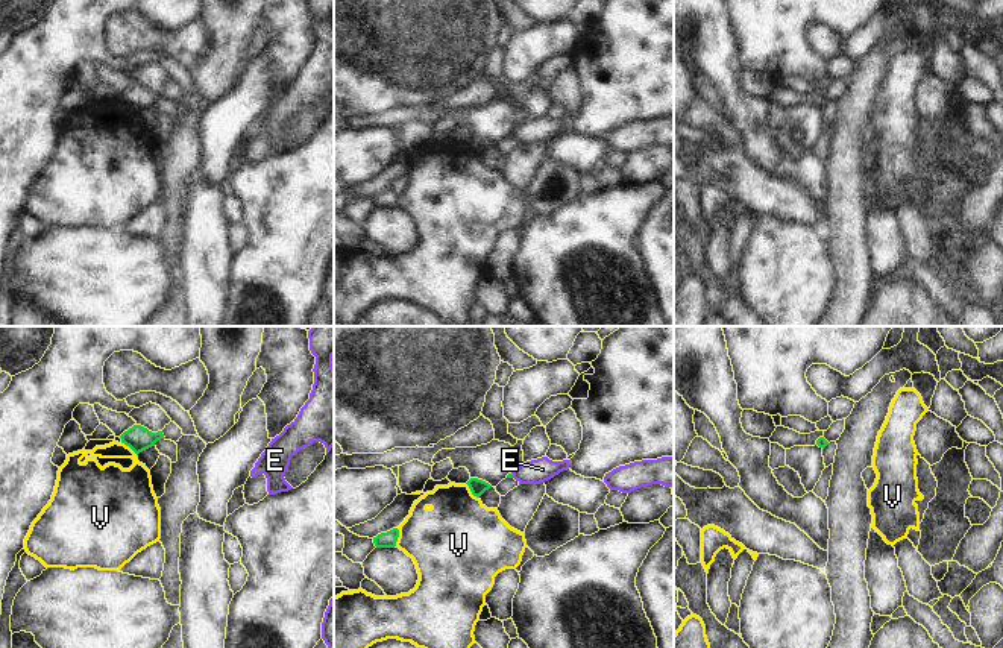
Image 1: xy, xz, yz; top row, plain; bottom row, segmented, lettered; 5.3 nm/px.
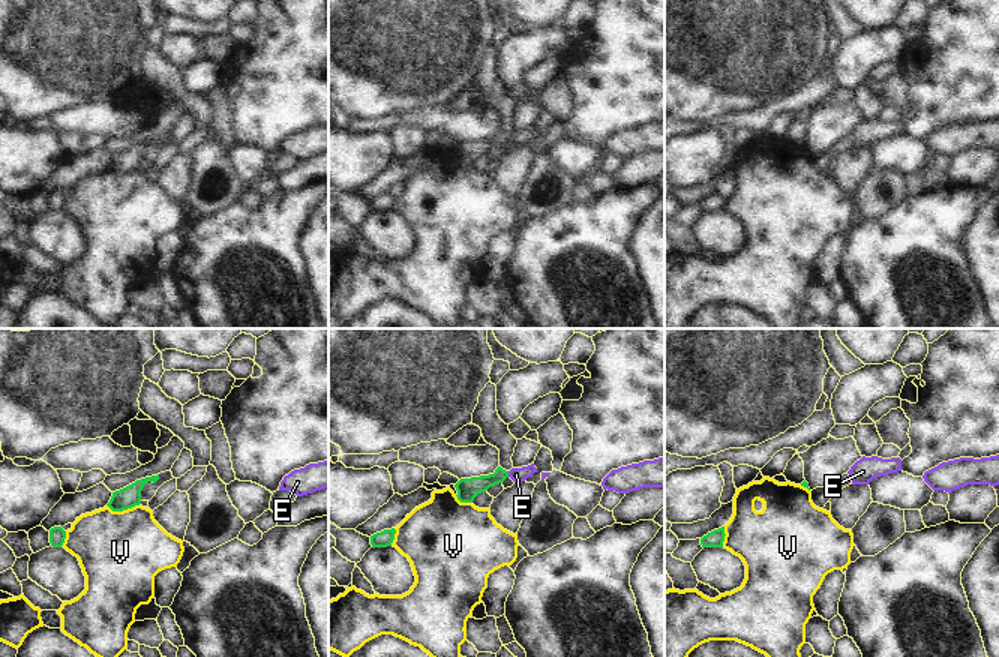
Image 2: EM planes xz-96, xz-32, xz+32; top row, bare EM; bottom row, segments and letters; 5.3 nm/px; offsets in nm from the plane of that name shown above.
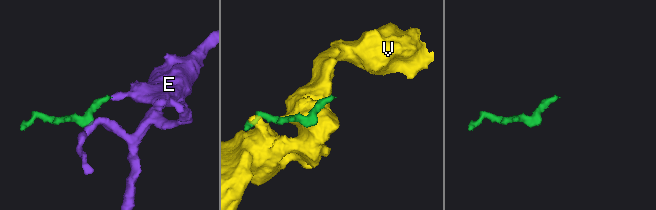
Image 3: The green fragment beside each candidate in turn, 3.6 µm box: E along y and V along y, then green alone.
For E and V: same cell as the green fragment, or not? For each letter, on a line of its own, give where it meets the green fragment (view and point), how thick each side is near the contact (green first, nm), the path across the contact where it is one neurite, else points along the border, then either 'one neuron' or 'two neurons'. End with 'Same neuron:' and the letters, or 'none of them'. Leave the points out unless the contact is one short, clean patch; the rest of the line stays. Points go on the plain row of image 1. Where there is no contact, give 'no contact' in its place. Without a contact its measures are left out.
E: xz (512, 135) | 30/130 nm | across xz (510, 135), (512, 135), (542, 129) | one neuron
V: xz (471, 150) | 80/420 nm | two neurons
Same neuron: E

